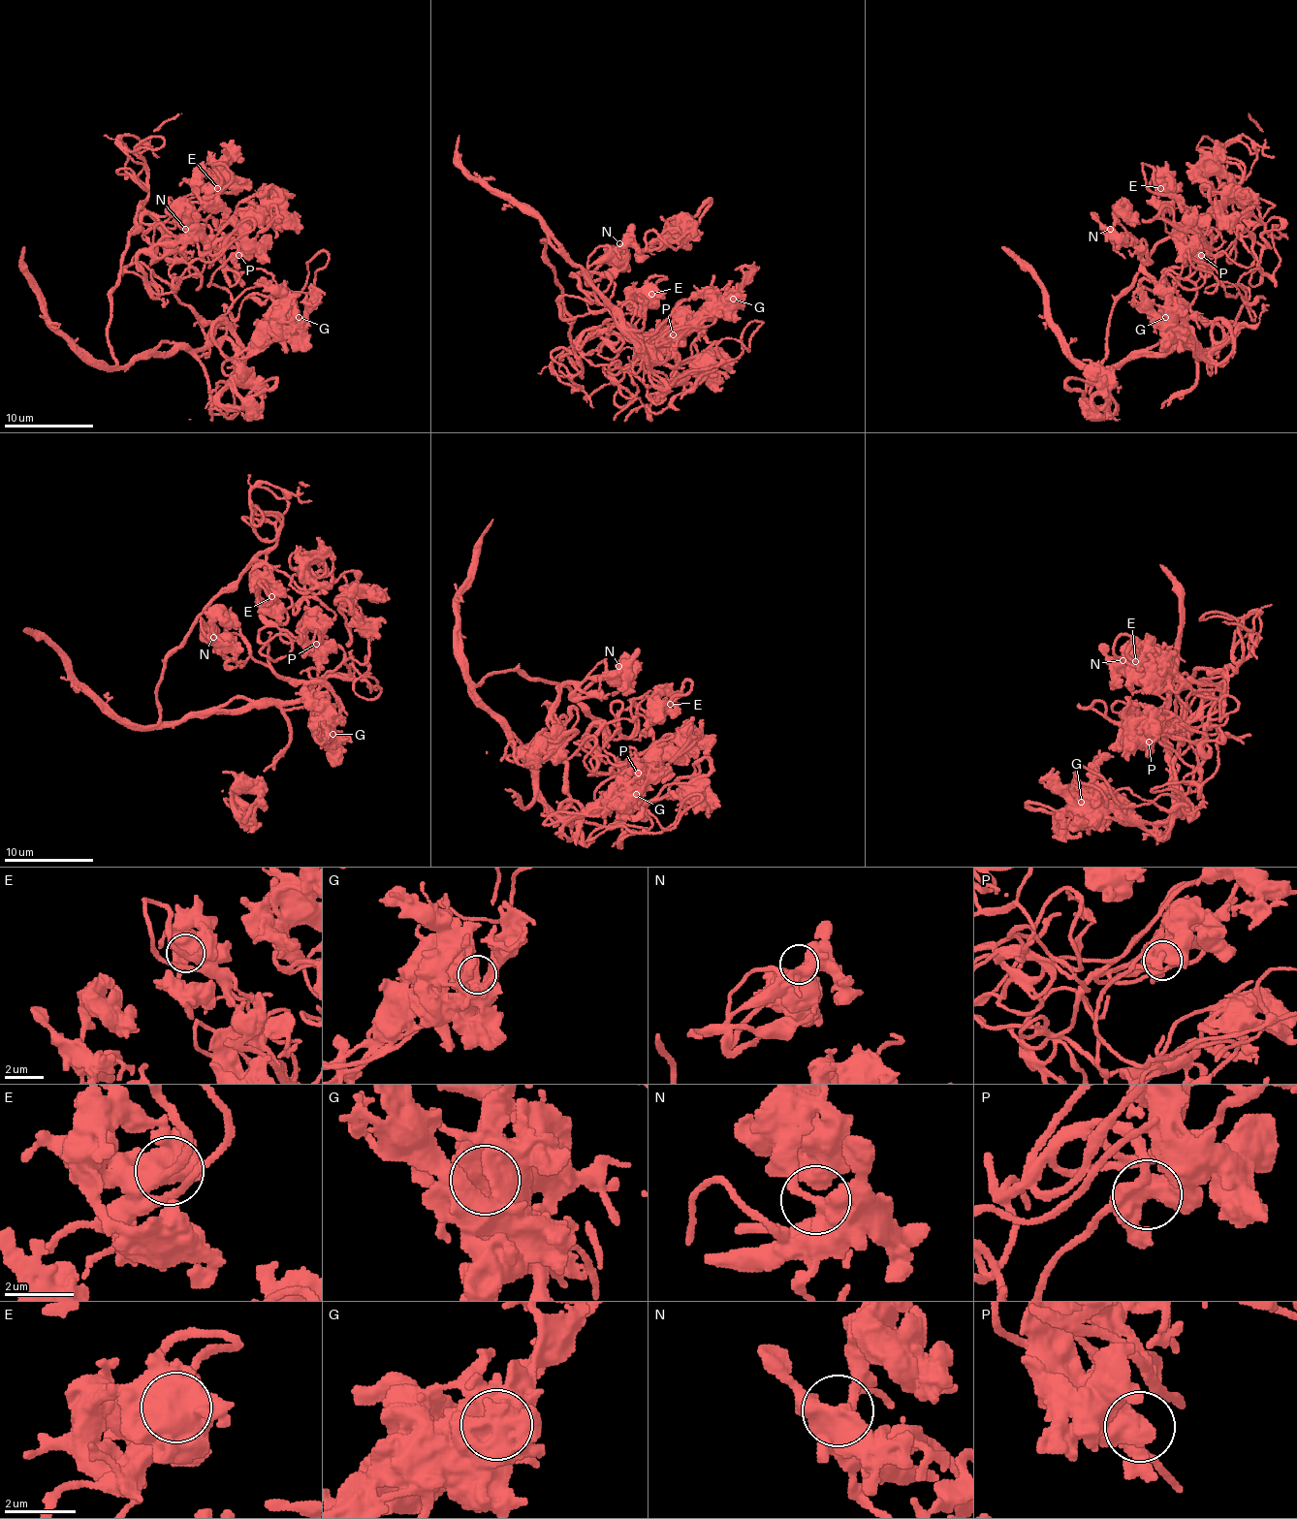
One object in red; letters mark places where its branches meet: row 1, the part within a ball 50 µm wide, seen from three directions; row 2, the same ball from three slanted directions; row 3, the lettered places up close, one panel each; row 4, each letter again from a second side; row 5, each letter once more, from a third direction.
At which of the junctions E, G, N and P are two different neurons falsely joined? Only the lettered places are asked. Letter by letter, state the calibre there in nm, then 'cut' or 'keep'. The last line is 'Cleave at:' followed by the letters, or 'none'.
E: calibre 300 nm; keep
G: calibre 600 nm; keep
N: calibre 480 nm; keep
P: calibre 500 nm; keep
Cleave at: none

